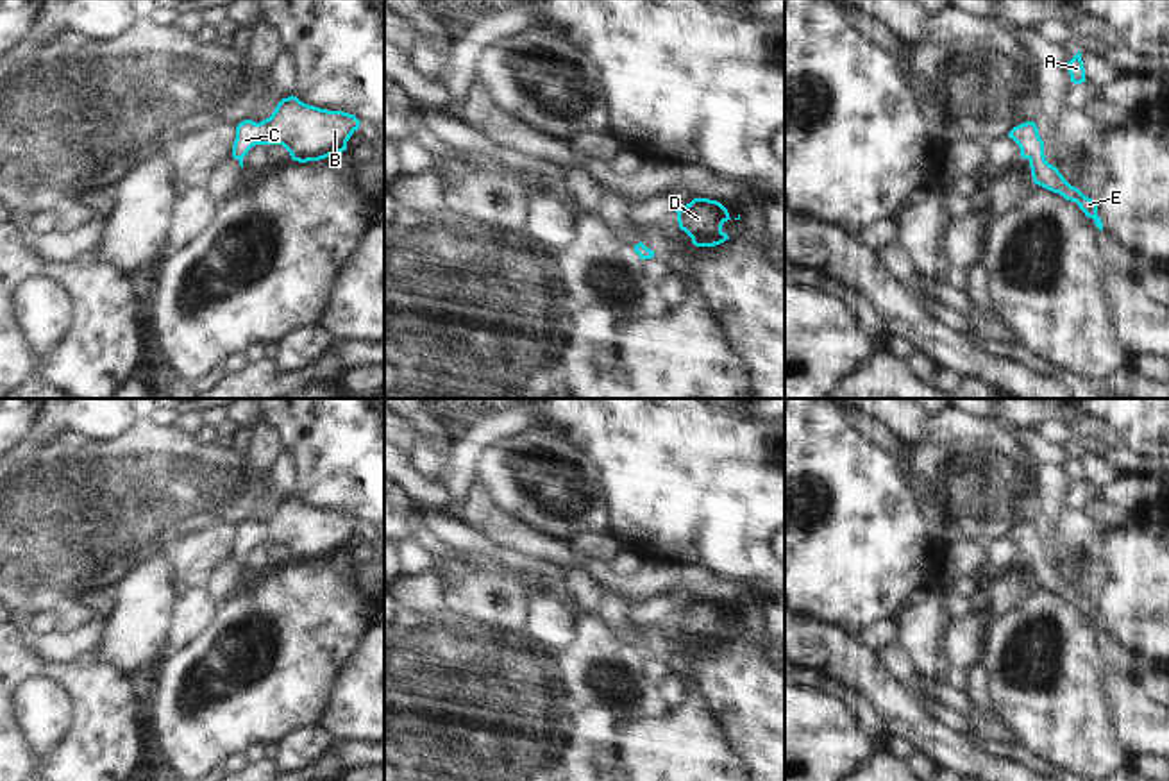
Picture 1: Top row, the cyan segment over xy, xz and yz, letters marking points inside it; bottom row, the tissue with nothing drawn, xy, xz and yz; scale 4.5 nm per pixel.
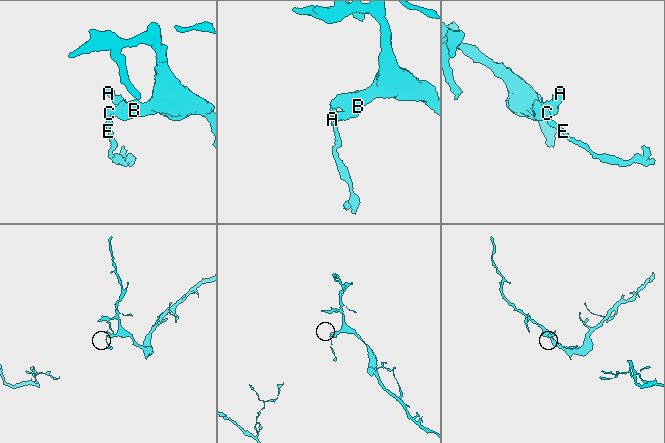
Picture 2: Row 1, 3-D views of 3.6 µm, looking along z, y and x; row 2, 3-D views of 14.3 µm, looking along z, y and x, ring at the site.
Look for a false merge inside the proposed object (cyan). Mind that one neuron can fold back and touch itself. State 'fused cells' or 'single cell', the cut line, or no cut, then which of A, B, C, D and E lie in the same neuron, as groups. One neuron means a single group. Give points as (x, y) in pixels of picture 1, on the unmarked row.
single cell; no cut; A B C D E

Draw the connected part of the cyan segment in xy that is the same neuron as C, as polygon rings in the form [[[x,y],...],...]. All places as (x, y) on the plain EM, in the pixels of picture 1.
[[[291,495],[277,504],[270,518],[238,524],[232,558],[243,568],[243,558],[252,547],[282,545],[293,561],[320,561],[347,550],[359,524],[354,515],[307,506]]]

